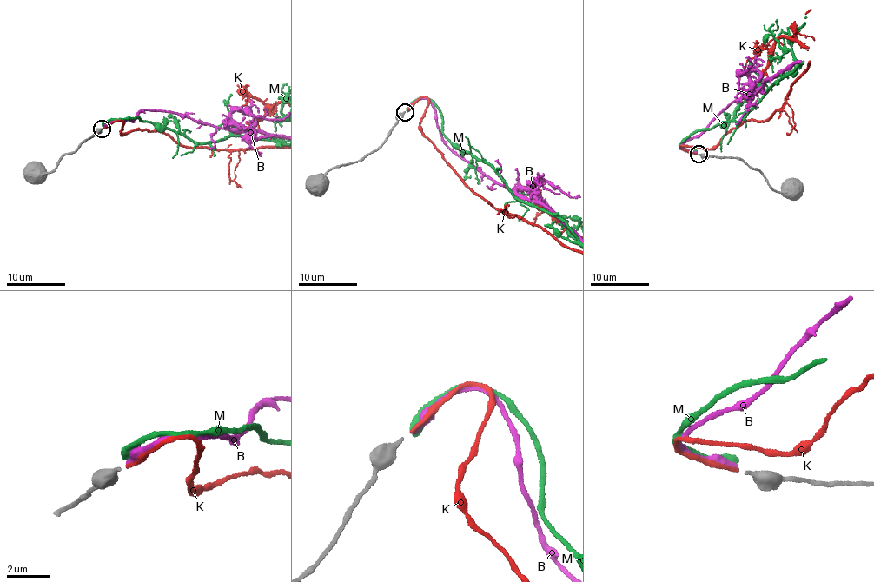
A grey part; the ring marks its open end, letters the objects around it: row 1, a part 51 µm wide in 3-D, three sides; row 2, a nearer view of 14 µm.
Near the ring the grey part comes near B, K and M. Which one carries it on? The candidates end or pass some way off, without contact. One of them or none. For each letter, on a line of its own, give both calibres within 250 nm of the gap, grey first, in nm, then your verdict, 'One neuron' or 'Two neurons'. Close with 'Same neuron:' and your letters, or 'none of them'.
B: Thickness 320 nm (grey) against 320 nm. Two neurons
K: Thickness 320 nm (grey) against 150 nm. One neuron
M: Thickness 320 nm (grey) against 440 nm. Two neurons
Same neuron: K

